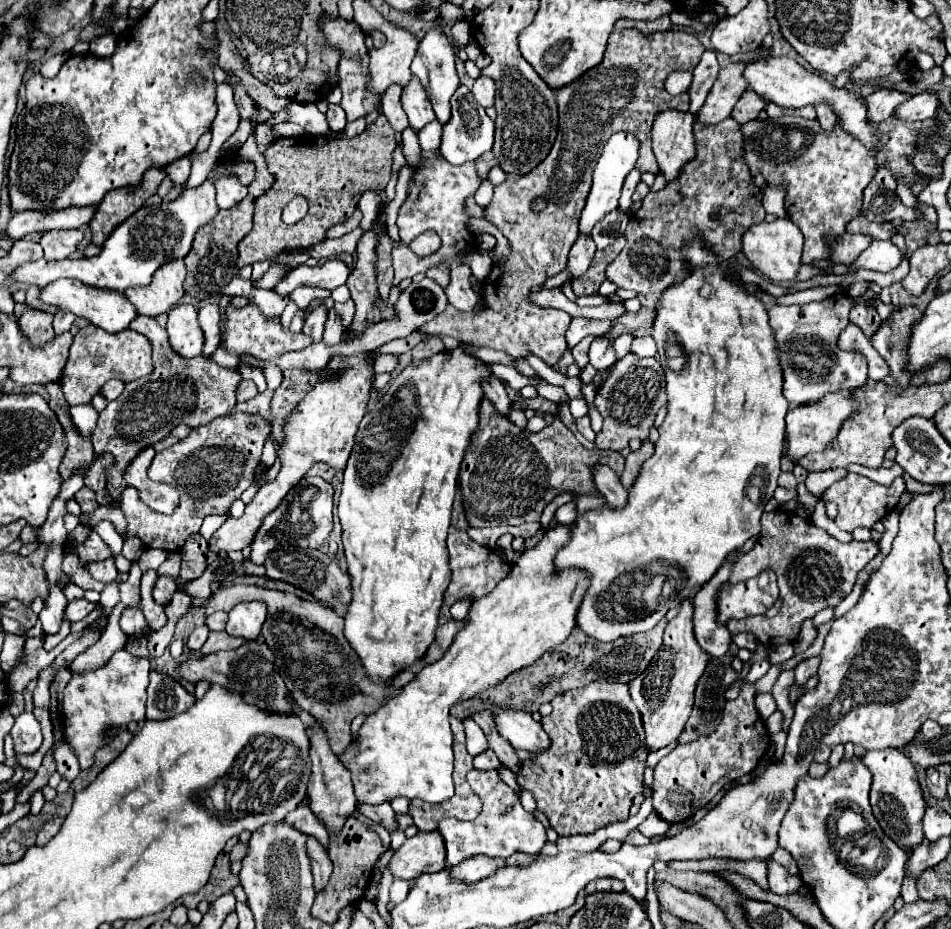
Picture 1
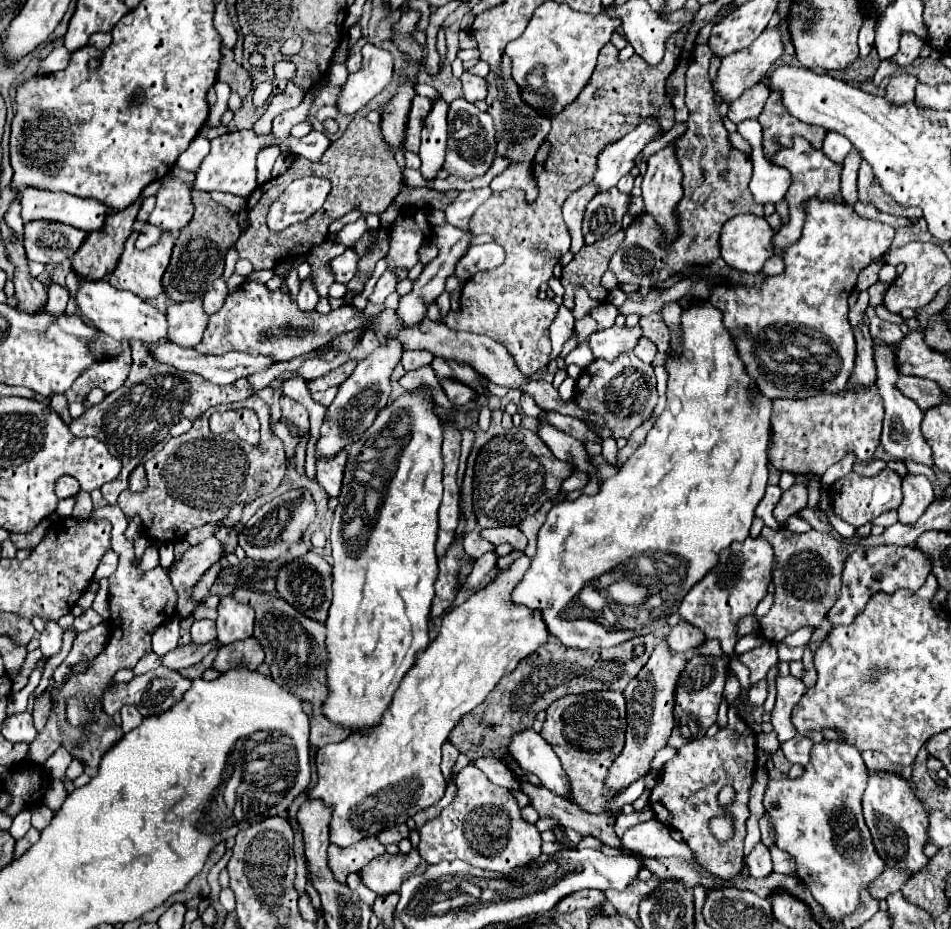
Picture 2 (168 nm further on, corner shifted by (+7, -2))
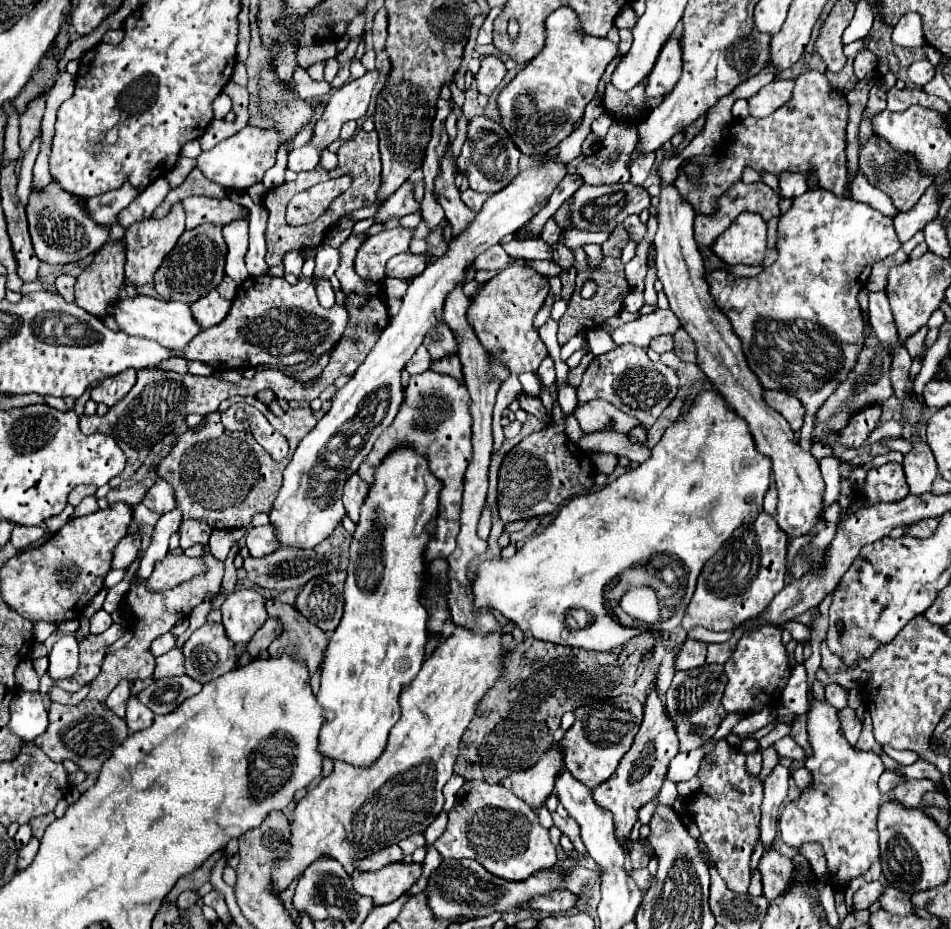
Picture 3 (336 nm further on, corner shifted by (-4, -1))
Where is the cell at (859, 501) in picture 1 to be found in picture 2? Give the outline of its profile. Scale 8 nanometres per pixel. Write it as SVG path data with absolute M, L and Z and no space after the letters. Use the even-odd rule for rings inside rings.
M882 469L878 475L874 477L864 477L864 475L858 475L858 473L848 473L846 477L838 479L830 489L828 489L828 495L832 499L832 505L836 509L836 515L842 517L846 523L854 525L854 527L860 527L860 525L866 525L868 521L872 521L874 517L890 511L890 509L898 509L898 505L902 503L902 491L900 491L900 483L902 483L902 477L892 471L892 469Z

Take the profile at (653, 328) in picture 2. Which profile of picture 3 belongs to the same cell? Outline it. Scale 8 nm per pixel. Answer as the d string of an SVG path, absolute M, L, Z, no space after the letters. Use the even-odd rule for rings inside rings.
M679 328L675 334L673 334L673 340L675 340L675 354L683 360L683 362L695 362L695 344L691 342L689 334Z

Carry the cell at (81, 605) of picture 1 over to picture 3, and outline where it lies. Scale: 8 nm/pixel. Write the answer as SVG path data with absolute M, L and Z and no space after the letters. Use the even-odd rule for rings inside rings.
M105 610L95 612L95 614L89 618L89 622L91 622L91 634L101 634L101 632L105 632L105 630L113 624L111 614L105 612Z

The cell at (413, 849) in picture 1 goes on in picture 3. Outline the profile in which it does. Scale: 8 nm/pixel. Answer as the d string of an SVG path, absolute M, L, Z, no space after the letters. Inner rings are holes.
M393 862L383 866L379 872L363 872L355 870L351 874L353 888L361 896L373 898L373 902L389 904L403 896L423 874L421 864L405 864L405 862Z

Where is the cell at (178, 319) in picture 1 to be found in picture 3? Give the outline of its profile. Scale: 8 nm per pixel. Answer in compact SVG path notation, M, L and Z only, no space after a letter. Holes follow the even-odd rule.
M211 290L211 294L207 294L205 298L191 304L193 318L201 330L207 330L207 328L219 324L227 316L229 308L231 308L231 302L223 300L215 290Z

